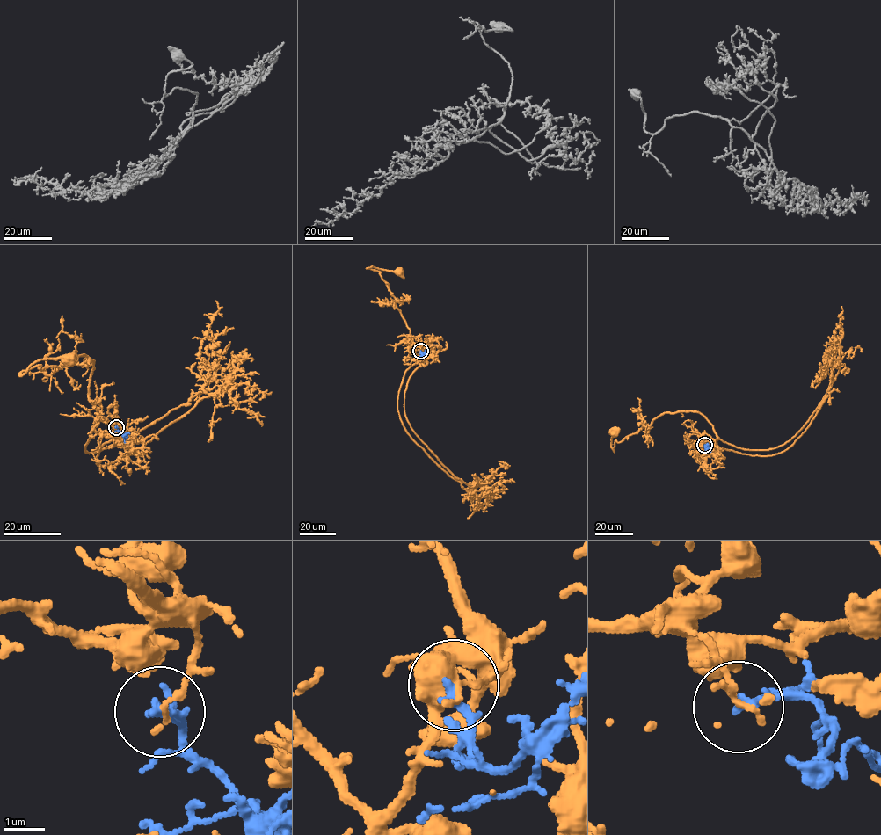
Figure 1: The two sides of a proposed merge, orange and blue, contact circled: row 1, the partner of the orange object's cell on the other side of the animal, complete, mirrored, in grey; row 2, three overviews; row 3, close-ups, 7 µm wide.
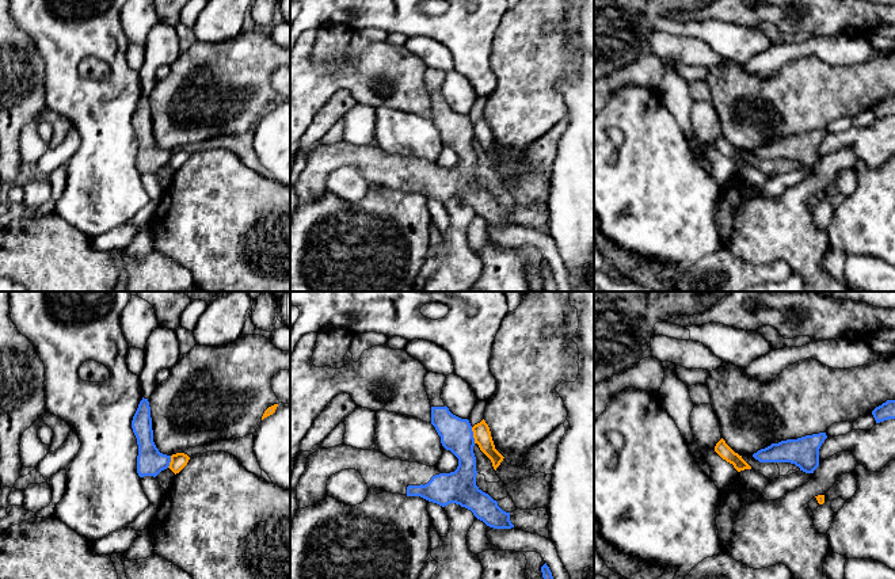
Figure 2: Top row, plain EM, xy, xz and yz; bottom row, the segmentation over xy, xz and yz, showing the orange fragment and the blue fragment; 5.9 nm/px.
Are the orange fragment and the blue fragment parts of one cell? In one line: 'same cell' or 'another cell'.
another cell

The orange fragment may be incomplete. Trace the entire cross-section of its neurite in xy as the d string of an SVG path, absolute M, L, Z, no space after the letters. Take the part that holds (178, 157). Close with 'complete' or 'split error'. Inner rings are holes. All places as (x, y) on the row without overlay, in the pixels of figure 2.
M184 149L172 151L168 164L176 171L187 161L188 156L190 153Z | complete

